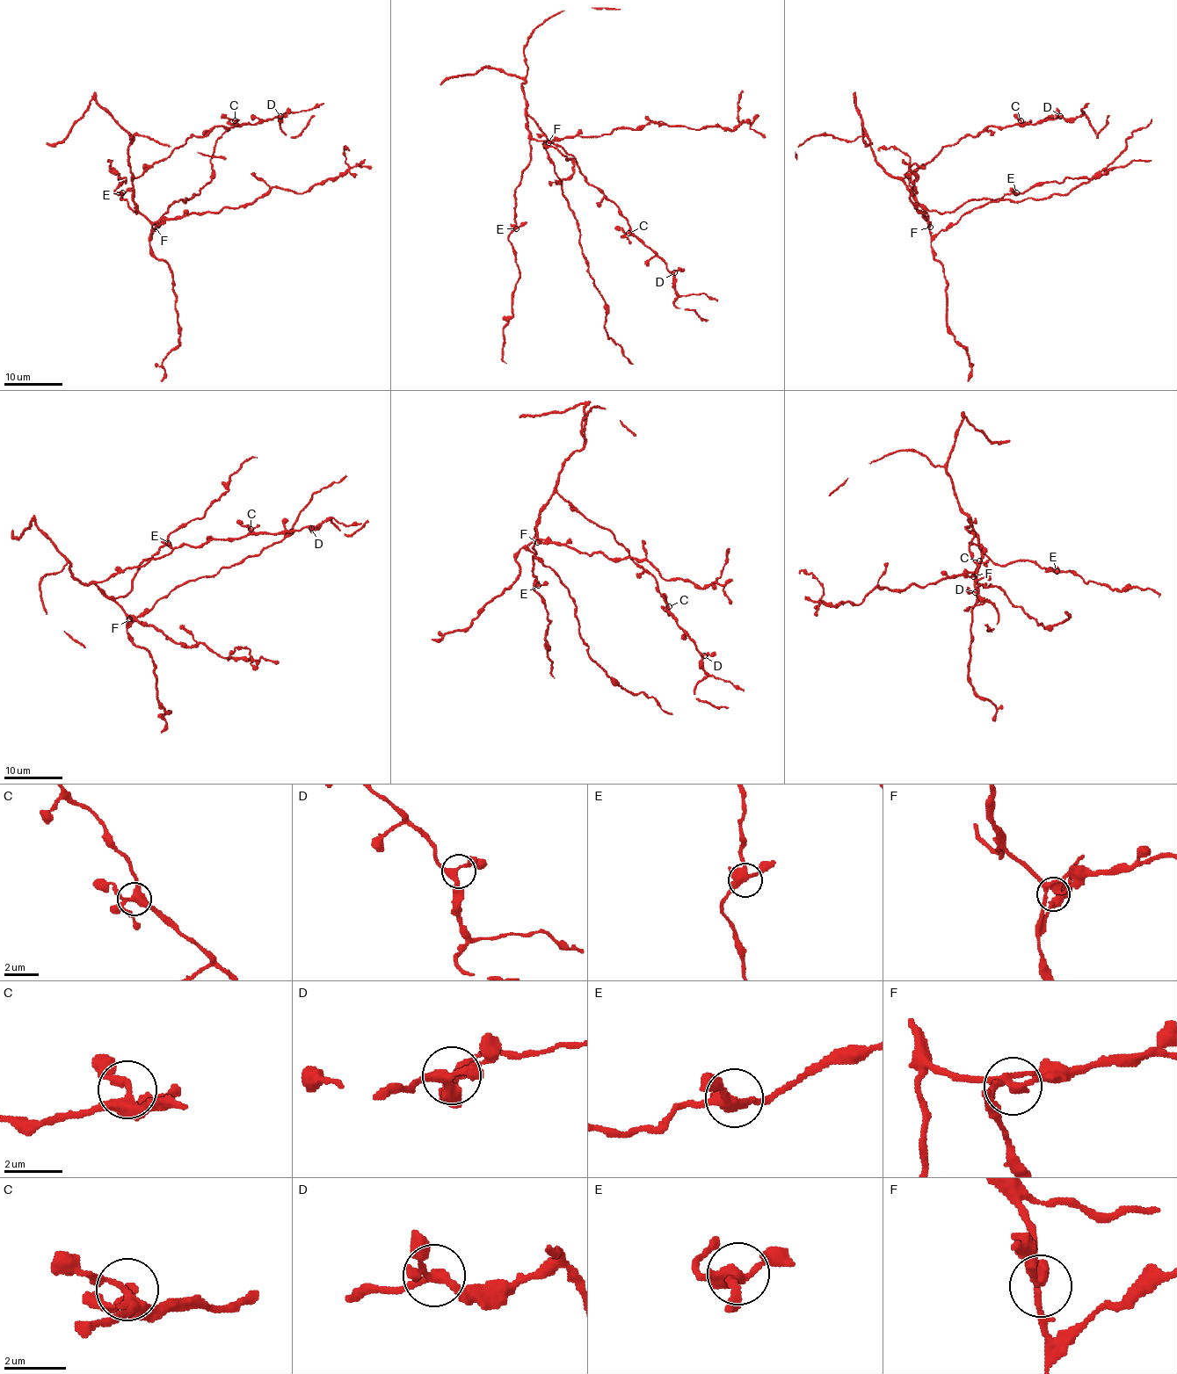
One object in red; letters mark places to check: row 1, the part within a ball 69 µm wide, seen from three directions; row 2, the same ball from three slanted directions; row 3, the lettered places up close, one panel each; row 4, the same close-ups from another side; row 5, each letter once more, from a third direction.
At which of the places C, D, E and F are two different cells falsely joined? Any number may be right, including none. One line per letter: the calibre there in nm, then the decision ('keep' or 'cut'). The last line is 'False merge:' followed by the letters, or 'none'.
C: 280 nm | keep
D: 280 nm | keep
E: 360 nm | keep
F: 280 nm | keep
False merge: none

